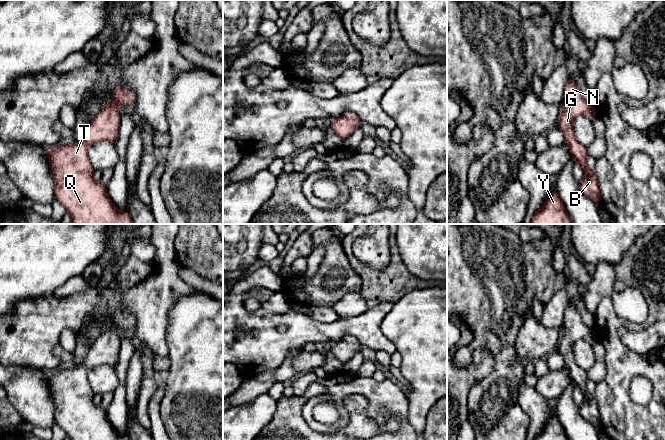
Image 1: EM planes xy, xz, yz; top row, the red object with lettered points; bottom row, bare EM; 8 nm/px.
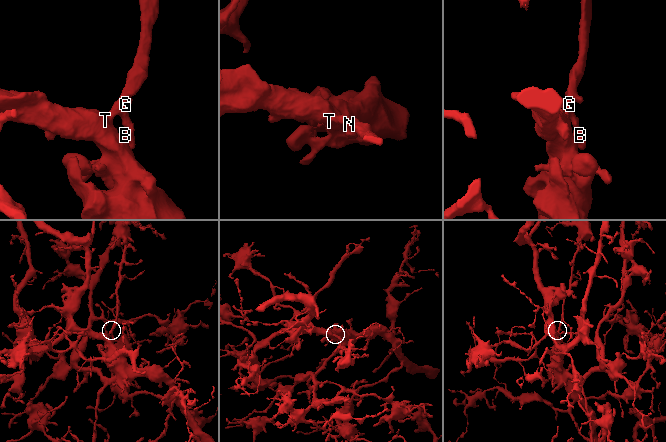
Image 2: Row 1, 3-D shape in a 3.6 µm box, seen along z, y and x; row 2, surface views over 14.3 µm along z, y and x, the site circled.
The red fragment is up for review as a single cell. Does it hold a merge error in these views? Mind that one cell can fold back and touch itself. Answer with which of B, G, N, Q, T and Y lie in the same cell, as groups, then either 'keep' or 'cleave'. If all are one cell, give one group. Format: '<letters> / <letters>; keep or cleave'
B G N Q T Y; keep

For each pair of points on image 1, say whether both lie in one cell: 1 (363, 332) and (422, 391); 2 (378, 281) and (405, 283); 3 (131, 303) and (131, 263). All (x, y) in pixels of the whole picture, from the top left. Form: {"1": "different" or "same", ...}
{"1": "different", "2": "same", "3": "different"}

